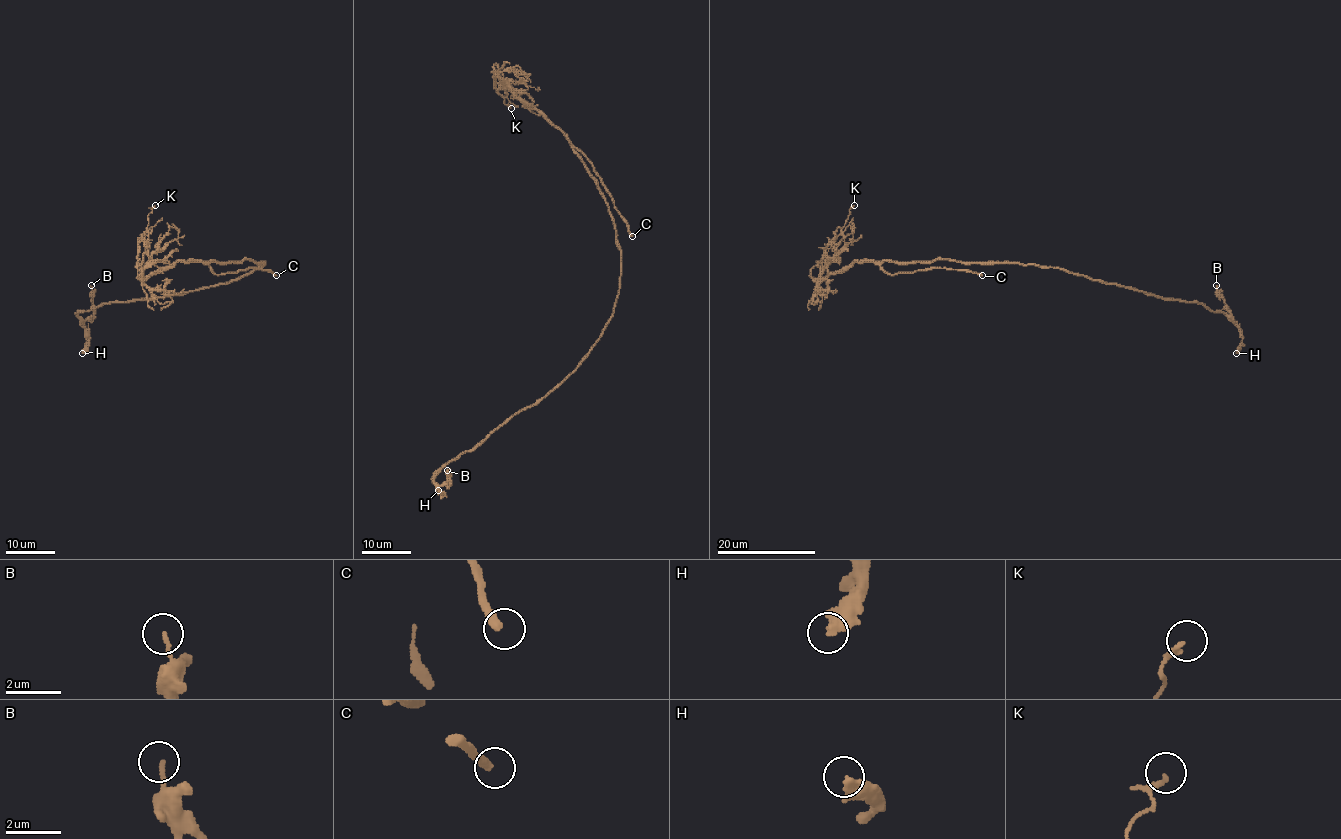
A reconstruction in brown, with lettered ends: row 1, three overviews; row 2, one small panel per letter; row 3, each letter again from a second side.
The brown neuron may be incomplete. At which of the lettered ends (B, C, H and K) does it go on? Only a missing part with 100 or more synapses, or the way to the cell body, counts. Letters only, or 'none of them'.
C

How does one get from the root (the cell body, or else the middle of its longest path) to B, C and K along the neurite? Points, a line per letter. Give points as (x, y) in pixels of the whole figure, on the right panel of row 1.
B: (1026, 264), (1058, 267), (1157, 296), (1200, 303), (1214, 311), (1223, 311), (1231, 320), (1230, 309), (1216, 285)
C: (1026, 264), (933, 259), (885, 261), (880, 266), (890, 274), (949, 268), (967, 269), (982, 275)
K: (1026, 264), (962, 263), (951, 259), (855, 261), (822, 277), (823, 250), (840, 232), (854, 205)

